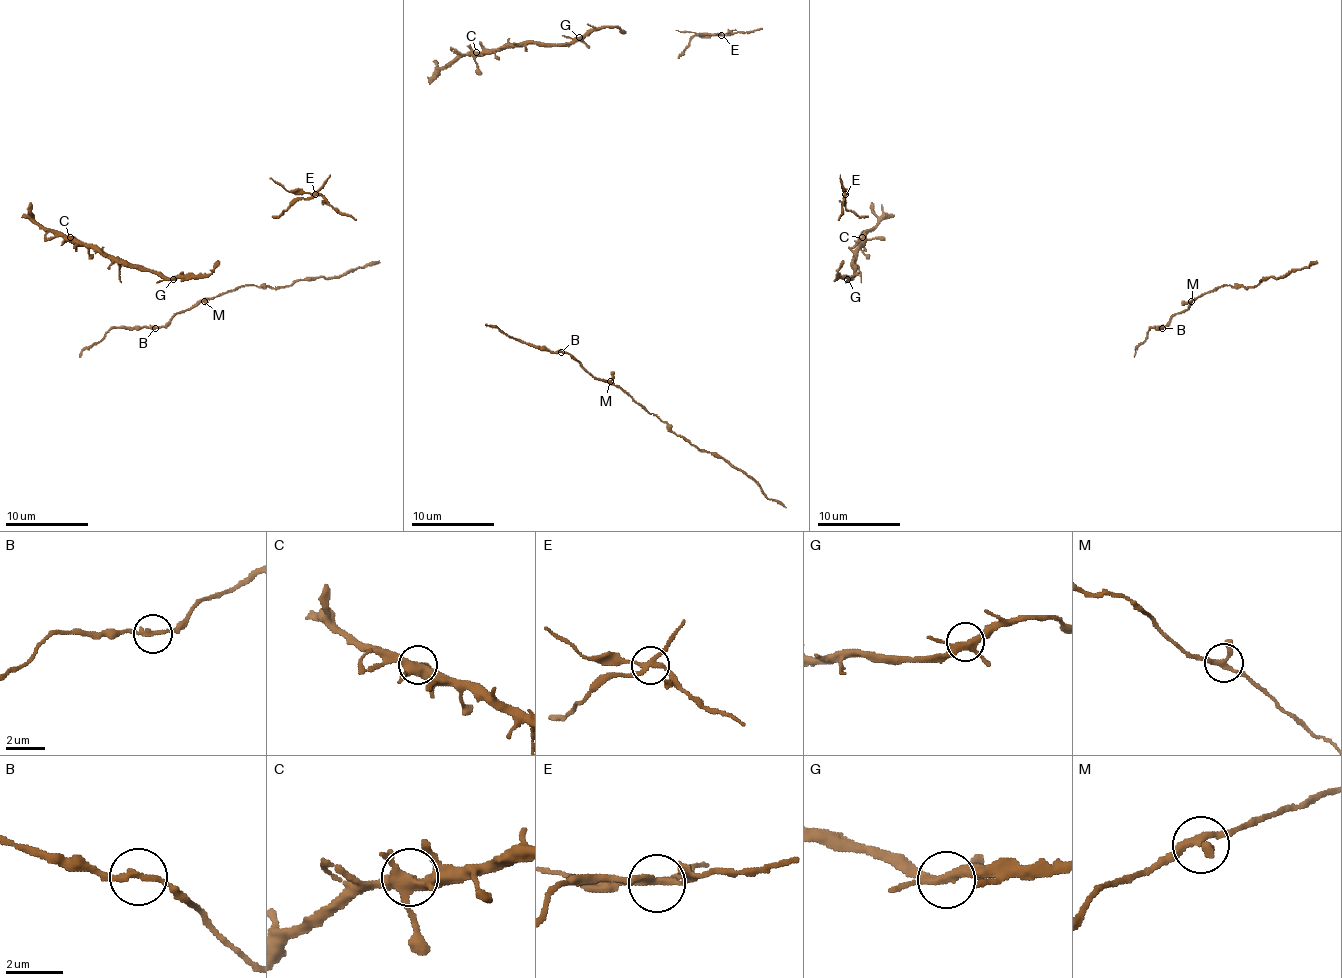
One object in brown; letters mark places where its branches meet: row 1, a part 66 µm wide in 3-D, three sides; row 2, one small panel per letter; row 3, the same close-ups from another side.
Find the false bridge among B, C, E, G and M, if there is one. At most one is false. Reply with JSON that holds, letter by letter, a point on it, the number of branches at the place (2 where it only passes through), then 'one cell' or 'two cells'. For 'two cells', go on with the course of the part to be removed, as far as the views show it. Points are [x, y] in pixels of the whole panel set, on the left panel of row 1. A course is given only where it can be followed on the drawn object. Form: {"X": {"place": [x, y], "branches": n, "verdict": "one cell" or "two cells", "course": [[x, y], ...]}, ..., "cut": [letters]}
{"B": {"place": [155, 328], "branches": 2, "verdict": "one cell"}, "C": {"place": [70, 237], "branches": 4, "verdict": "one cell"}, "E": {"place": [315, 194], "branches": 4, "verdict": "two cells", "course": [[316, 194], [293, 194], [270, 177]]}, "G": {"place": [173, 279], "branches": 4, "verdict": "one cell"}, "M": {"place": [204, 301], "branches": 4, "verdict": "one cell"}, "cut": ["E"]}

